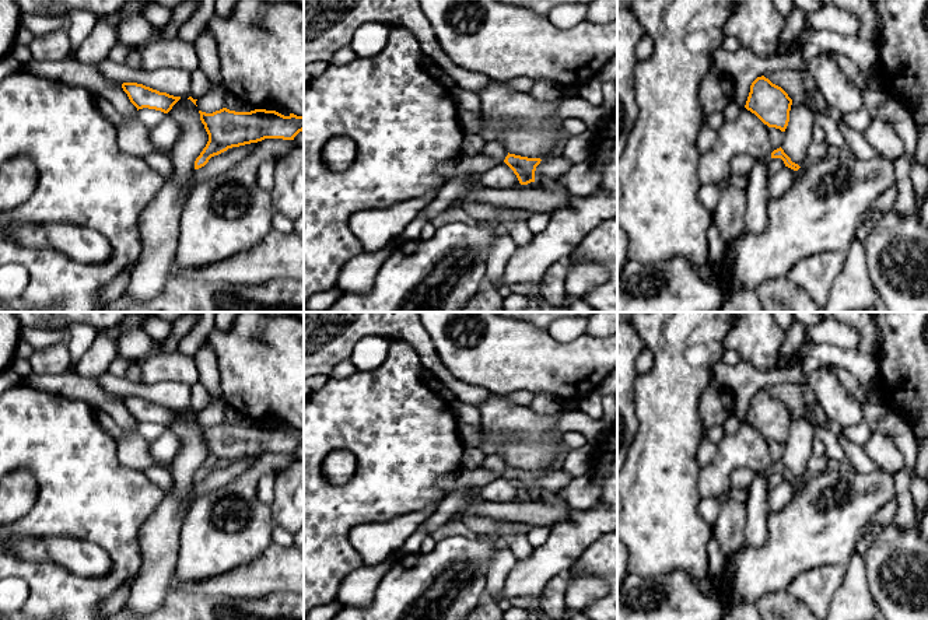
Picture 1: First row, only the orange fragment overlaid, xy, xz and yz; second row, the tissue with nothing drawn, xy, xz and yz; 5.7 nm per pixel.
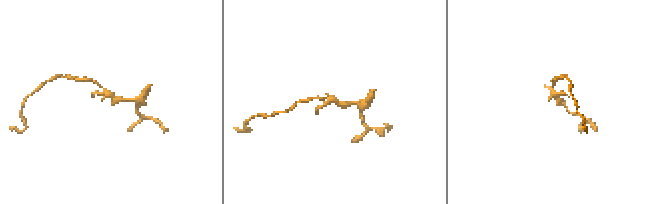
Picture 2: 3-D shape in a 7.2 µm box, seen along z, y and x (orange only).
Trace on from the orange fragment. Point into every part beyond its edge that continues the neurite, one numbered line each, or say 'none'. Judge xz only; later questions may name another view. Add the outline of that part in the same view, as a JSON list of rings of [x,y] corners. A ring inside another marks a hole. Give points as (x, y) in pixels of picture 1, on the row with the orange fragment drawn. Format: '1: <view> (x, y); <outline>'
none

